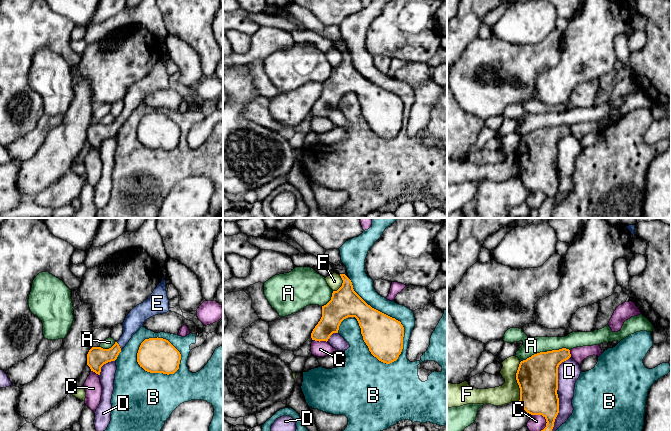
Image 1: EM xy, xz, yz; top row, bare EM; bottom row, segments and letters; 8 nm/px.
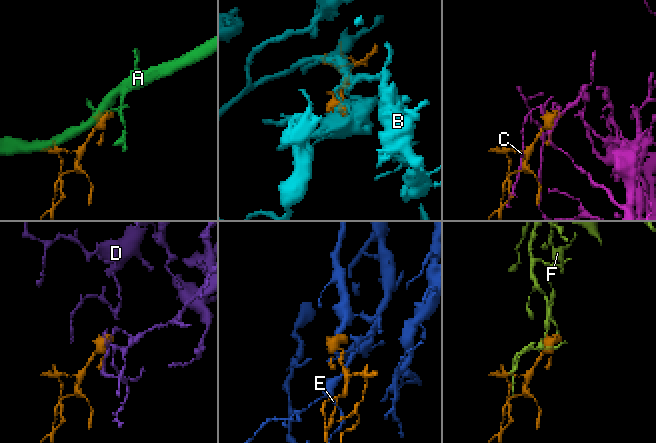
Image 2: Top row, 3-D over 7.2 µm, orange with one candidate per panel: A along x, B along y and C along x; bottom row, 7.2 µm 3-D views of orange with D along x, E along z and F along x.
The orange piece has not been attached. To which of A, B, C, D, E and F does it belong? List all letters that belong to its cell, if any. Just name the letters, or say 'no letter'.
E

